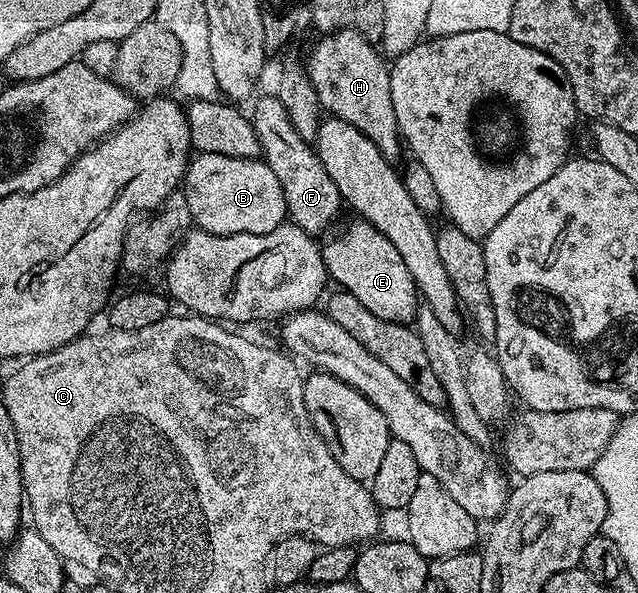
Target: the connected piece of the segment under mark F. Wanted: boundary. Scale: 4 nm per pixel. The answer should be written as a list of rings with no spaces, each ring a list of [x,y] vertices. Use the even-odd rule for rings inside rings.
[[[270,92],[263,98],[257,98],[253,99],[254,111],[249,111],[248,117],[256,132],[256,140],[260,142],[261,161],[272,168],[276,180],[280,180],[280,188],[284,188],[284,204],[289,221],[306,234],[317,235],[317,230],[328,229],[337,220],[338,213],[344,210],[340,192],[336,184],[332,184],[328,172],[324,172],[313,145],[301,139],[293,130],[280,100]]]

